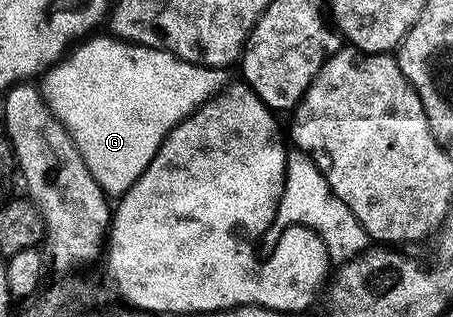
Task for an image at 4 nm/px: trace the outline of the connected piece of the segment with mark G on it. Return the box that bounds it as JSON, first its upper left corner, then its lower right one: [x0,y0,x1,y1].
[44,34,228,197]

